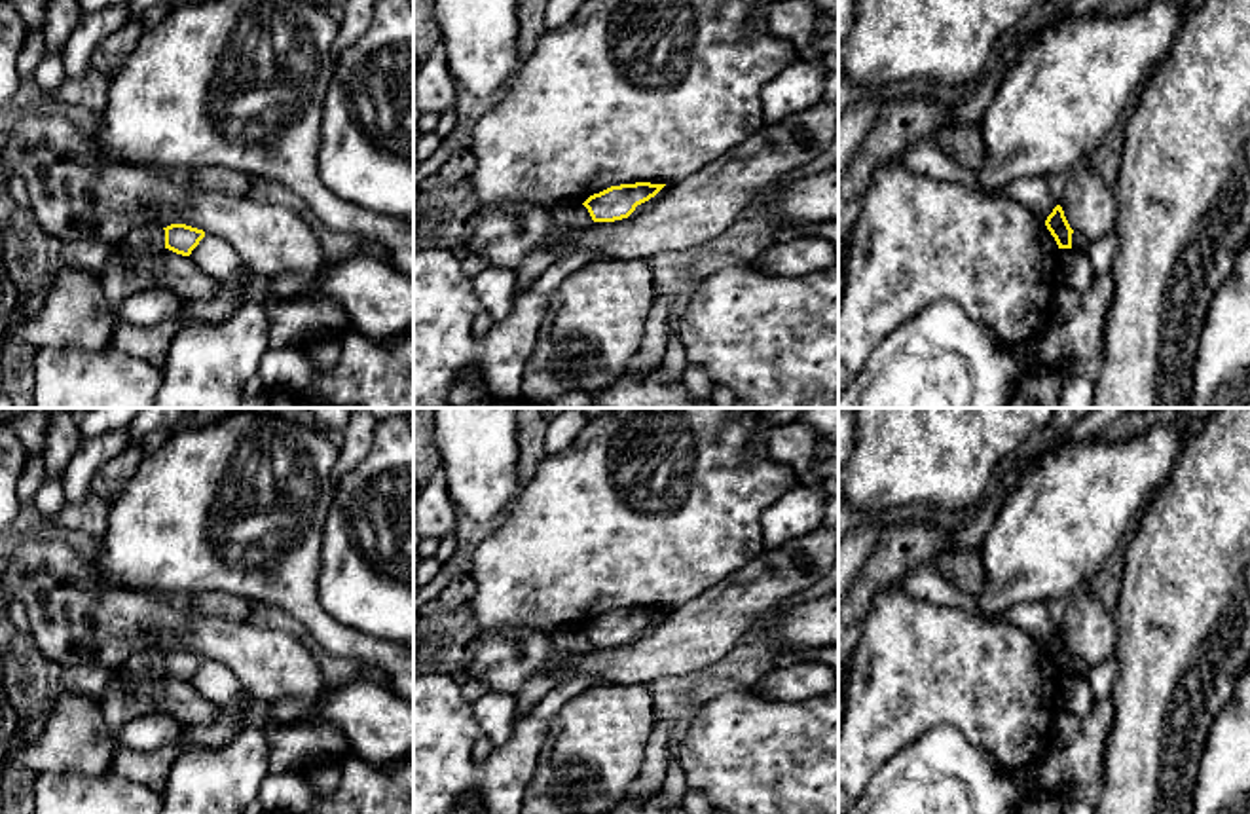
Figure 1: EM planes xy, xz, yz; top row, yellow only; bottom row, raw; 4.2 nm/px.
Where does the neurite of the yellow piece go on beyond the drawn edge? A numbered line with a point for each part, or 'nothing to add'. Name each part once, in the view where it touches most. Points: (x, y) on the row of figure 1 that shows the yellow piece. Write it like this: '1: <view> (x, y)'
1: xy (150, 240)

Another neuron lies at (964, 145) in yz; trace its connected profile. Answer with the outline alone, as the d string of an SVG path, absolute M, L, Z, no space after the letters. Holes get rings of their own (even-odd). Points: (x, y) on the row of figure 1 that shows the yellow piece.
M979 123L943 127L935 140L939 148L967 171L979 171L984 165L986 150Z

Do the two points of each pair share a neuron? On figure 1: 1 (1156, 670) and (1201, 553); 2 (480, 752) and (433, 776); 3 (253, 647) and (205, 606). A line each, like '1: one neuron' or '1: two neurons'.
1: one neuron
2: two neurons
3: two neurons

